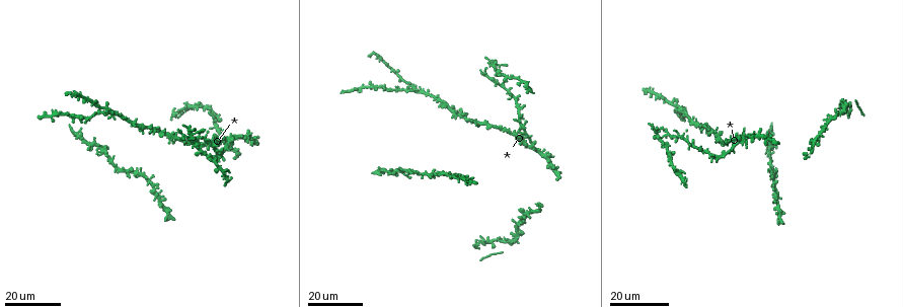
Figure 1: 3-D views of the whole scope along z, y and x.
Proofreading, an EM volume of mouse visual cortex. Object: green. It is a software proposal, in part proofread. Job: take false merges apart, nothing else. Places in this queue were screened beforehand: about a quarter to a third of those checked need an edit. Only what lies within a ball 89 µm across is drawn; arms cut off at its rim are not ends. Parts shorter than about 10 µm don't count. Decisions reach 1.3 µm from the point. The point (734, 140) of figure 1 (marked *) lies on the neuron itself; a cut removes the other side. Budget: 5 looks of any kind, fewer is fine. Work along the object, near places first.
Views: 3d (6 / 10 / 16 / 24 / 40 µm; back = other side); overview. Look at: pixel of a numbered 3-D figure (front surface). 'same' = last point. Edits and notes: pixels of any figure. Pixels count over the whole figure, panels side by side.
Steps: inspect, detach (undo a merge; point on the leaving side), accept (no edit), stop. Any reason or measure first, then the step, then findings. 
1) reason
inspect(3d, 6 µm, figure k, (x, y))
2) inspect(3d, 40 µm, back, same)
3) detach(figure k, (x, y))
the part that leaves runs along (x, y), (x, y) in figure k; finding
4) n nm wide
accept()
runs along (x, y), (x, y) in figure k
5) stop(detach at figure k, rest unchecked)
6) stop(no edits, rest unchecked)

four-way junction
inspect(3d, 16 µm, figure 1, (451, 176))

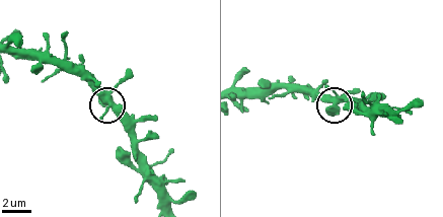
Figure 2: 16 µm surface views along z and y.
inspect(3d, 10 µm, figure 2, (100, 95))

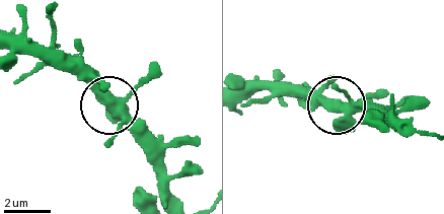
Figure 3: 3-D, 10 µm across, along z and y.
accept()
one neuron here

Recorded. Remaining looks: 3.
arms run side by side
inspect(3d, 16 µm, figure 1, (188, 108))

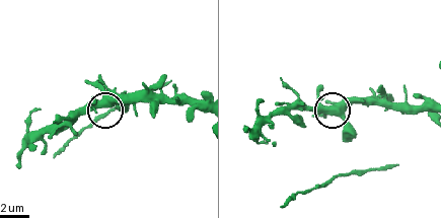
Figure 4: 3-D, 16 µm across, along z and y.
inspect(3d, 6 µm, figure 4, (340, 114))

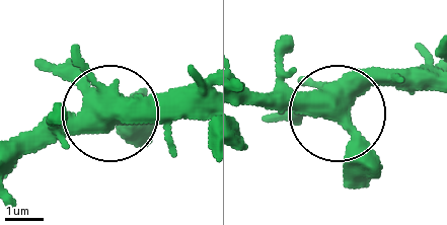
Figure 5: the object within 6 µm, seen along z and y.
accept()
continuous, no second neuron

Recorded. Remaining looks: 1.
stop(no edits, rest unchecked)

